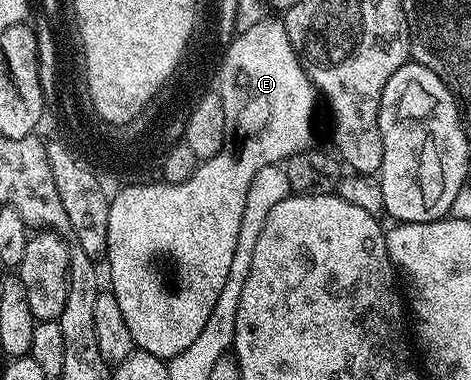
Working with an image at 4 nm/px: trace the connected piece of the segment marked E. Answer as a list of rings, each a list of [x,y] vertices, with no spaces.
[[[269,17],[258,21],[250,29],[239,32],[226,48],[226,54],[218,67],[218,80],[220,88],[218,94],[220,100],[224,102],[224,112],[229,124],[236,127],[236,148],[219,151],[212,159],[205,159],[197,166],[196,172],[186,181],[181,183],[157,183],[141,182],[139,185],[128,186],[116,196],[118,201],[110,203],[110,233],[108,234],[108,253],[106,264],[108,271],[112,274],[110,290],[114,297],[118,297],[118,305],[122,308],[122,317],[130,329],[130,337],[133,344],[139,350],[150,353],[154,357],[165,361],[174,358],[182,349],[195,341],[198,333],[202,333],[203,326],[206,325],[206,317],[210,317],[210,309],[214,309],[214,301],[218,299],[218,293],[222,291],[222,285],[226,283],[226,277],[230,271],[230,261],[234,259],[234,245],[238,243],[238,225],[242,225],[242,209],[246,209],[246,189],[250,189],[250,181],[254,181],[254,173],[258,169],[283,164],[290,156],[296,155],[300,151],[309,150],[312,139],[312,114],[316,111],[316,97],[318,91],[313,86],[312,80],[308,77],[308,72],[304,70],[303,62],[296,50],[292,47],[290,37],[286,33],[283,22],[279,18]]]

